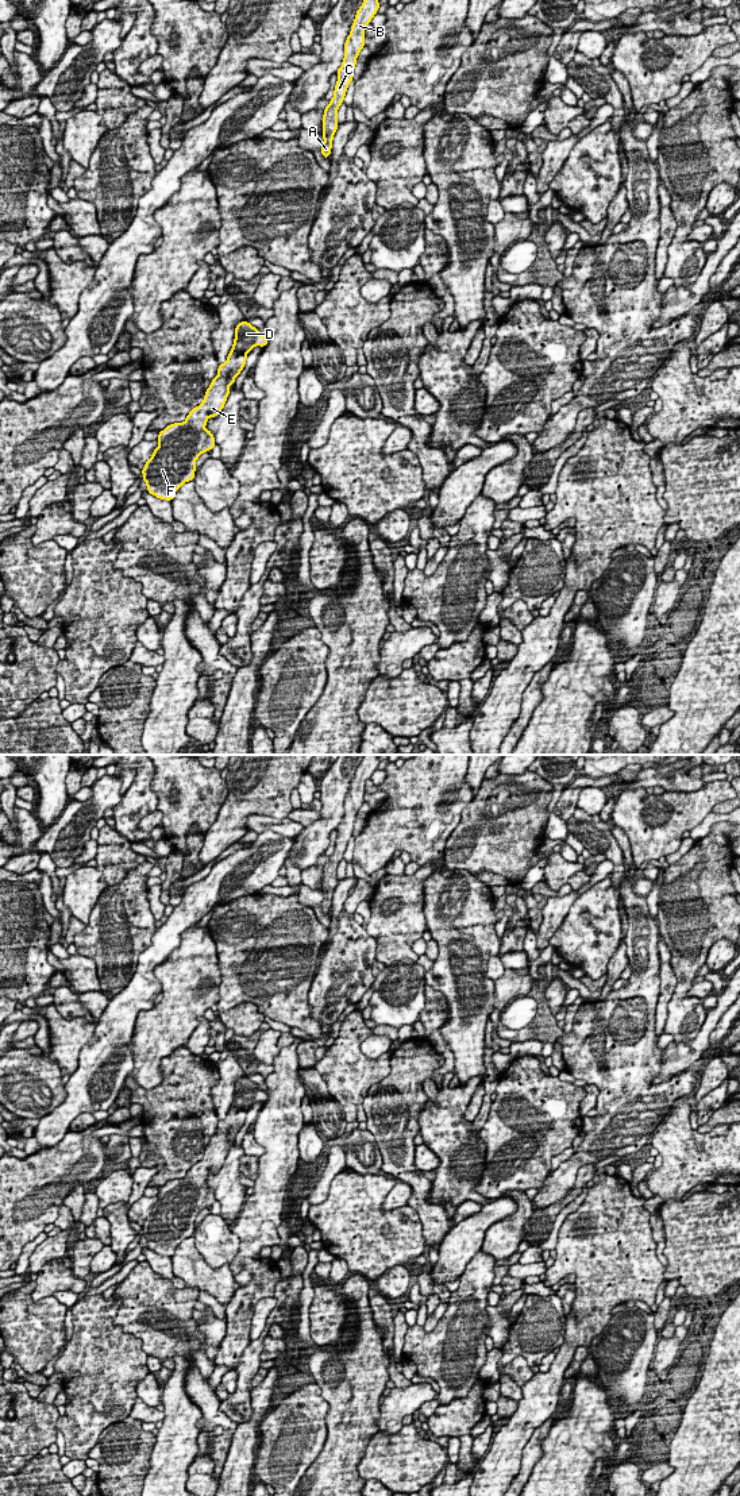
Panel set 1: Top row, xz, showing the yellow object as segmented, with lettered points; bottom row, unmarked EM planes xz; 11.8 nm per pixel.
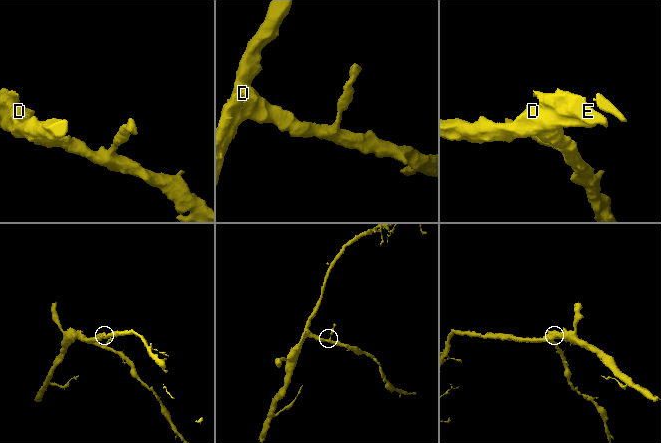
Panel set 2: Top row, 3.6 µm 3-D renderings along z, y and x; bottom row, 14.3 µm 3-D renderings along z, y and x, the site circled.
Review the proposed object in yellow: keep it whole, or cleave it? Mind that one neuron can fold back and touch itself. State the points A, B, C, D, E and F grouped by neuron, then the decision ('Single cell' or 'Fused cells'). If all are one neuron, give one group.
Groups: A B C D E F. Single cell

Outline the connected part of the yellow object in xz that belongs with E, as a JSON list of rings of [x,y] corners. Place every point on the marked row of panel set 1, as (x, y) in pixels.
[[[246,320],[235,327],[235,339],[227,360],[219,365],[204,400],[193,408],[184,423],[167,425],[158,433],[159,446],[146,462],[142,474],[150,494],[171,501],[176,491],[193,481],[196,460],[215,447],[215,437],[205,428],[209,417],[216,417],[230,394],[230,385],[244,369],[247,354],[257,346],[265,347],[269,339]]]

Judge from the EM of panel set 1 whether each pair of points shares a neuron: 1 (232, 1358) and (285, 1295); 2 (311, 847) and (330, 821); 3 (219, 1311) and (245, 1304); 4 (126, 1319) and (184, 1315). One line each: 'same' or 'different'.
1: different
2: same
3: different
4: same

